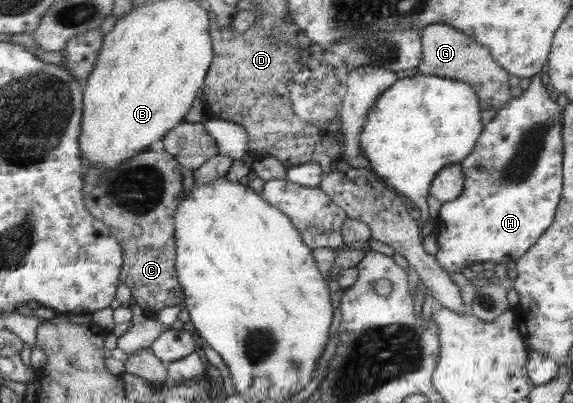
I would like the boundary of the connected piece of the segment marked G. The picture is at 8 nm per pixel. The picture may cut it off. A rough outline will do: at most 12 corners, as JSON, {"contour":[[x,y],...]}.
{"contour":[[425,26],[420,73],[467,82],[482,110],[512,98],[509,72],[472,35]]}

